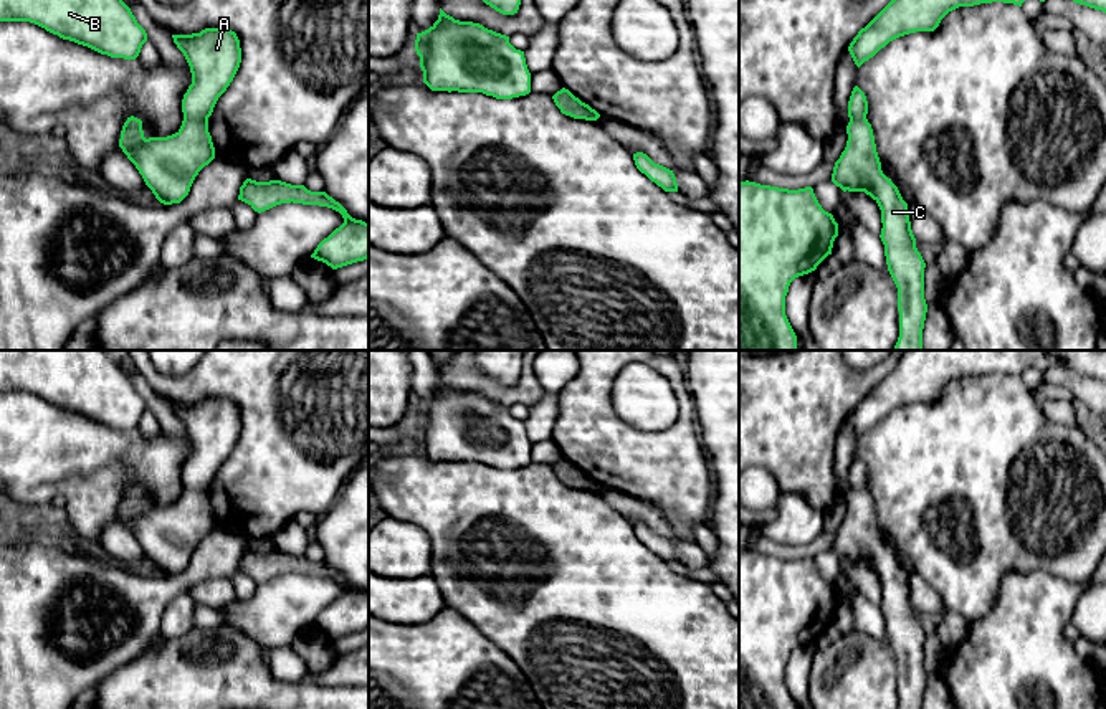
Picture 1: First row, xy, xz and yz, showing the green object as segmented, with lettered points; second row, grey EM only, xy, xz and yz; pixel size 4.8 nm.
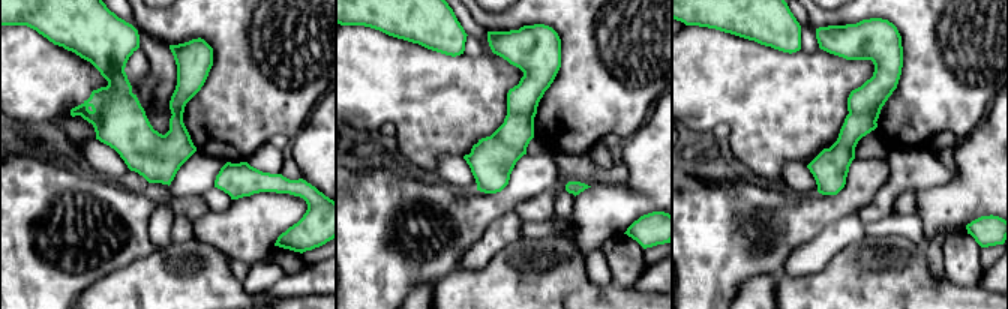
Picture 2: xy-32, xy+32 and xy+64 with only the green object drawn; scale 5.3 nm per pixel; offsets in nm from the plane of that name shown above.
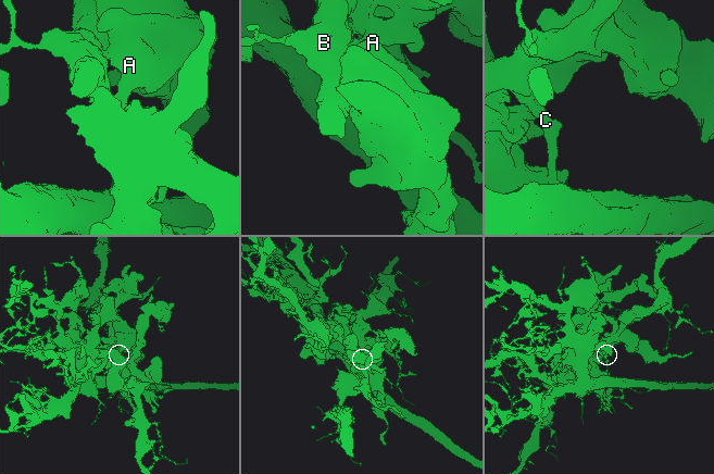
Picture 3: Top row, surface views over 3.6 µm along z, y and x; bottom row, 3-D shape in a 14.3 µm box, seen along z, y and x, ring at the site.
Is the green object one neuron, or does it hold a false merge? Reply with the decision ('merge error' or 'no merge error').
merge error

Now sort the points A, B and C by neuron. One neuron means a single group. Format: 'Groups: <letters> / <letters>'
Groups: A / B C

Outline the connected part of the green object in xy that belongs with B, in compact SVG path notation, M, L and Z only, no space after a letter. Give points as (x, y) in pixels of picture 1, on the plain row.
M0 350L0 392L30 392L111 428L136 430L147 412L104 350Z

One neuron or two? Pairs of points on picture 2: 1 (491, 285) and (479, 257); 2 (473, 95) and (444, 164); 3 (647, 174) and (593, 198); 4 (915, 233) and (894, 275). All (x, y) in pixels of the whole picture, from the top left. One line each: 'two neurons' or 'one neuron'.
1: two neurons
2: two neurons
3: one neuron
4: two neurons

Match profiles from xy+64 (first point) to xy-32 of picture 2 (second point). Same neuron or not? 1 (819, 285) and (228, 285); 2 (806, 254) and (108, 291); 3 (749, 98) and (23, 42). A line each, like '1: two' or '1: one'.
1: one
2: two
3: one

